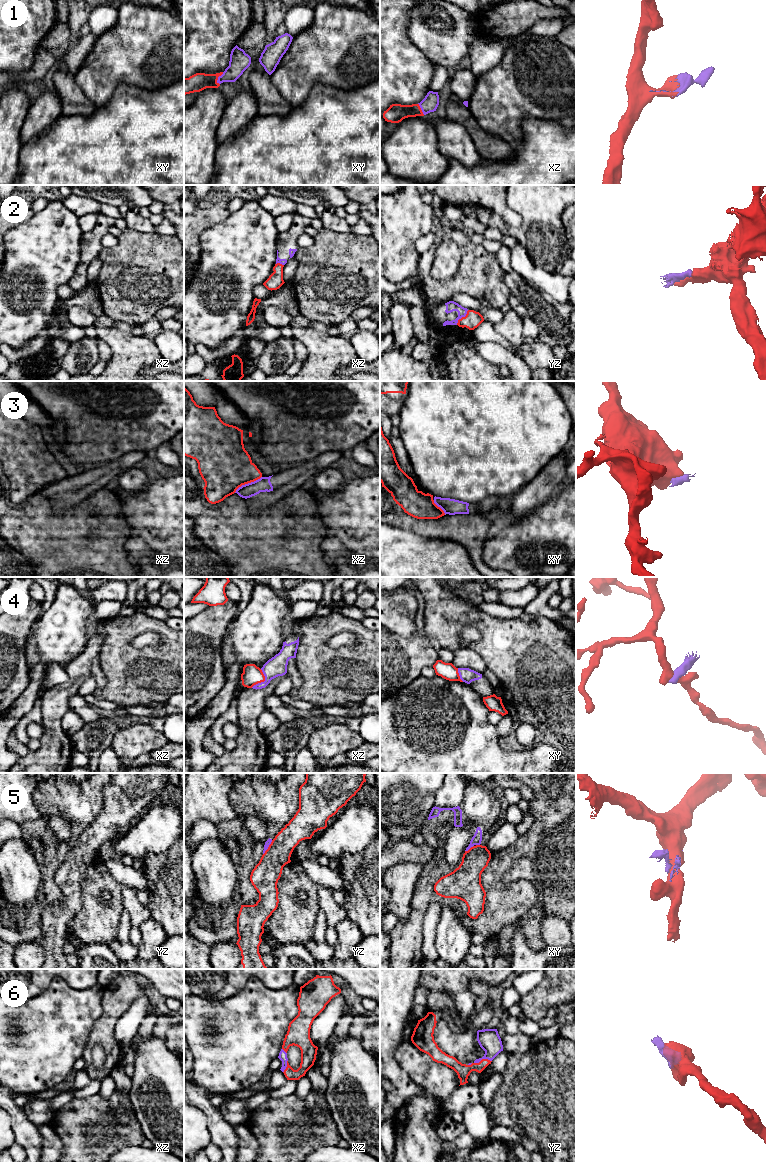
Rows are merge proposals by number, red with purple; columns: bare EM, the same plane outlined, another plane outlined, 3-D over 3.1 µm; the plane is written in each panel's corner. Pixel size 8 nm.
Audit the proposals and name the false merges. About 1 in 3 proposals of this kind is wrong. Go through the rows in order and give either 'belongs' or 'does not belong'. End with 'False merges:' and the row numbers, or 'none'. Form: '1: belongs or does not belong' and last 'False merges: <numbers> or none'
1: belongs
2: belongs
3: does not belong
4: does not belong
5: does not belong
6: belongs
False merges: 3, 4, 5

